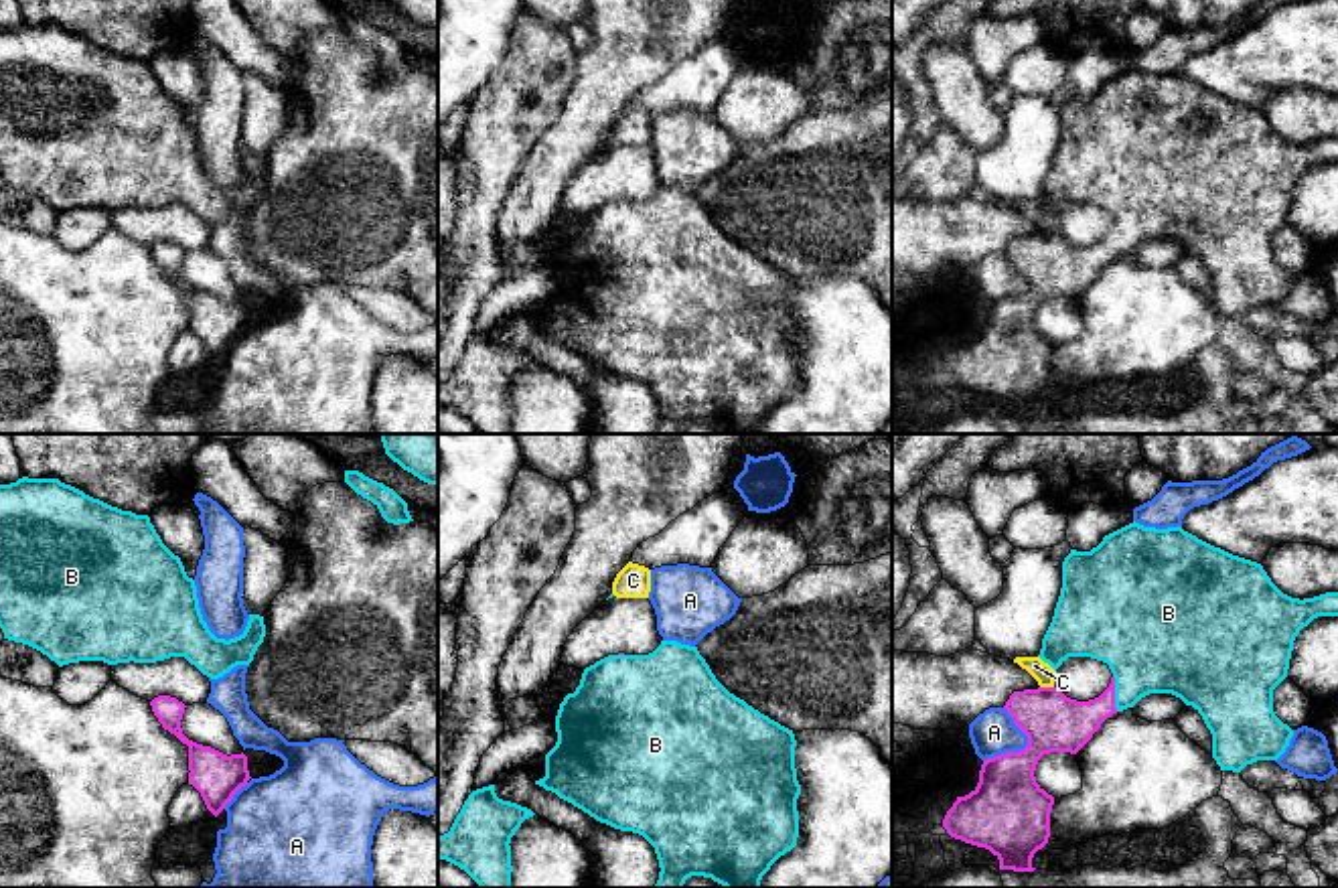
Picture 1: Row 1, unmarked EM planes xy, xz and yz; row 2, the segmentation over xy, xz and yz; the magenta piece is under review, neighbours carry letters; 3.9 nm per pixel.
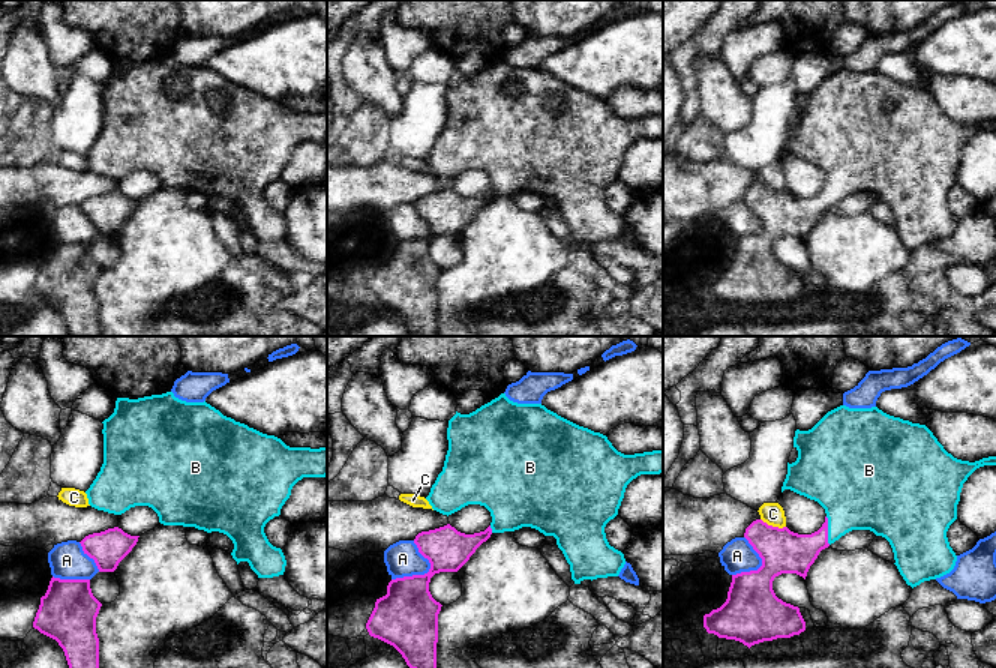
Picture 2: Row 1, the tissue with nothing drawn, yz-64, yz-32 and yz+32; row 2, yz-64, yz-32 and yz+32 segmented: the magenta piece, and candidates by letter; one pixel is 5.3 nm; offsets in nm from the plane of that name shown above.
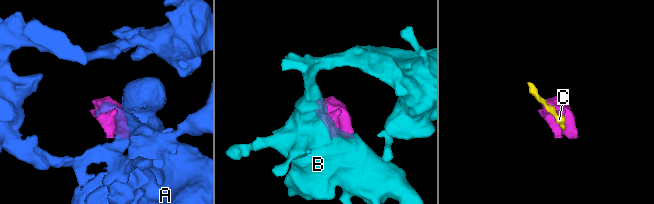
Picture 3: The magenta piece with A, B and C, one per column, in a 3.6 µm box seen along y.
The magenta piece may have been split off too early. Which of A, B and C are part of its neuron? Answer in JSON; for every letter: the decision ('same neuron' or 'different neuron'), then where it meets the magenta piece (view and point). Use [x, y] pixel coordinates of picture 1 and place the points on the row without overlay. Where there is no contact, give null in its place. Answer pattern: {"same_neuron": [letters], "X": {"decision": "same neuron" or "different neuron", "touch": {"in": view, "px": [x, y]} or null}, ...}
{"same_neuron": ["B"], "A": {"decision": "different neuron", "touch": {"in": "yz", "px": [1026, 292]}}, "B": {"decision": "same neuron", "touch": {"in": "yz", "px": [1113, 240]}}, "C": {"decision": "different neuron", "touch": {"in": "yz", "px": [1047, 234]}}}

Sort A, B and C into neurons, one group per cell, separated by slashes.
A / B / C

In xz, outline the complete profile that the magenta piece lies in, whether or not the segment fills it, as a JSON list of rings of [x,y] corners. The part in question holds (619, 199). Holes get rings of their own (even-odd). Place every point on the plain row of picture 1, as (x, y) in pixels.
[[[661,187],[649,201],[618,199],[596,207],[560,249],[555,278],[558,288],[545,300],[545,322],[535,330],[600,369],[643,381],[661,414],[653,434],[683,434],[691,422],[712,424],[724,434],[760,434],[770,412],[797,391],[801,330],[795,280],[730,239],[697,193]]]

